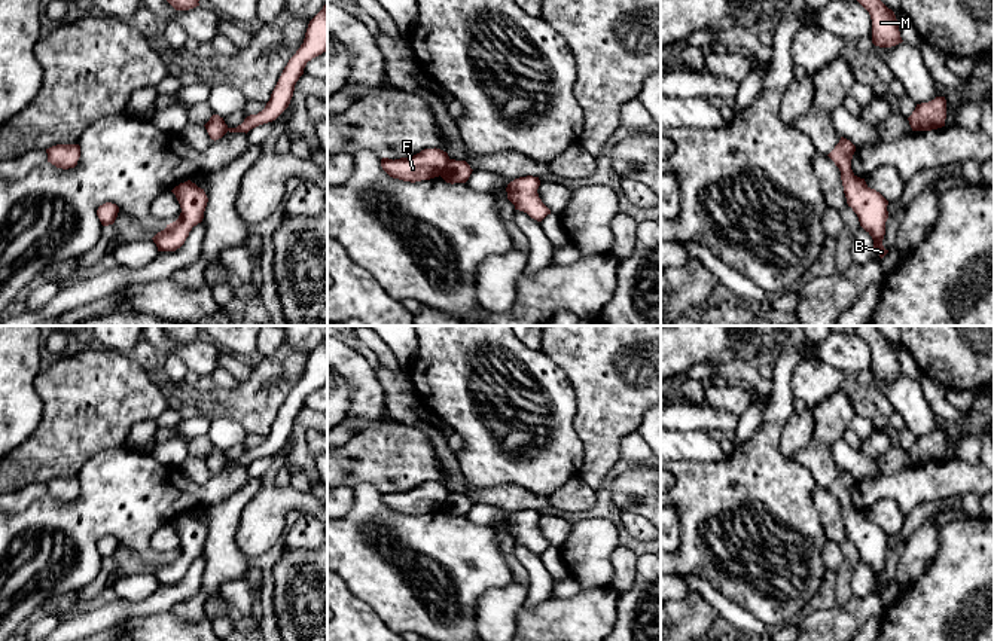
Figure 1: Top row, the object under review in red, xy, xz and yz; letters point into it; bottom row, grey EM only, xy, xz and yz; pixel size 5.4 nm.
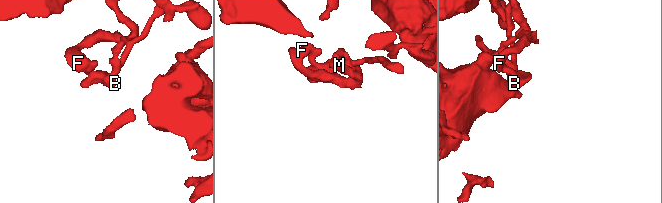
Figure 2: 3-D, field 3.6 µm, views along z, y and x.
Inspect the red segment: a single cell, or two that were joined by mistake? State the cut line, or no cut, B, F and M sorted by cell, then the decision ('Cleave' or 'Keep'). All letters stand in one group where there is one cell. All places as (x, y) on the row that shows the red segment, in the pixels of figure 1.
Split along yz (868, 188), (862, 197), (850, 197), (847, 200). Groups: B / F M. Cleave

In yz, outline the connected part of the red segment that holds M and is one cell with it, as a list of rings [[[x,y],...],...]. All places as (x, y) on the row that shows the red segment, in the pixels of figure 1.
[[[857,0],[870,15],[872,43],[879,48],[891,48],[902,43],[896,15],[881,0]]]

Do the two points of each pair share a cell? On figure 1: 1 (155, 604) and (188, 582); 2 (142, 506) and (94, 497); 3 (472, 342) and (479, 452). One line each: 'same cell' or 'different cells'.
1: same cell
2: same cell
3: same cell

